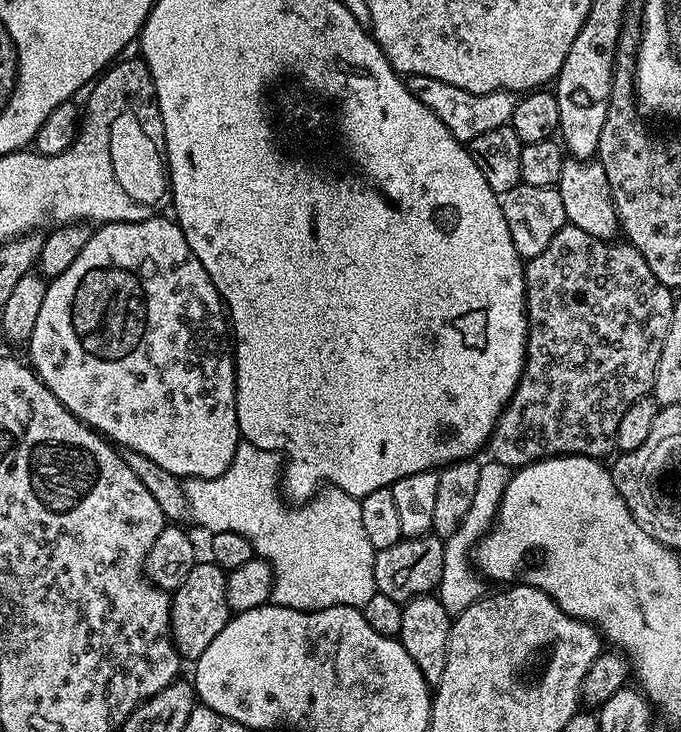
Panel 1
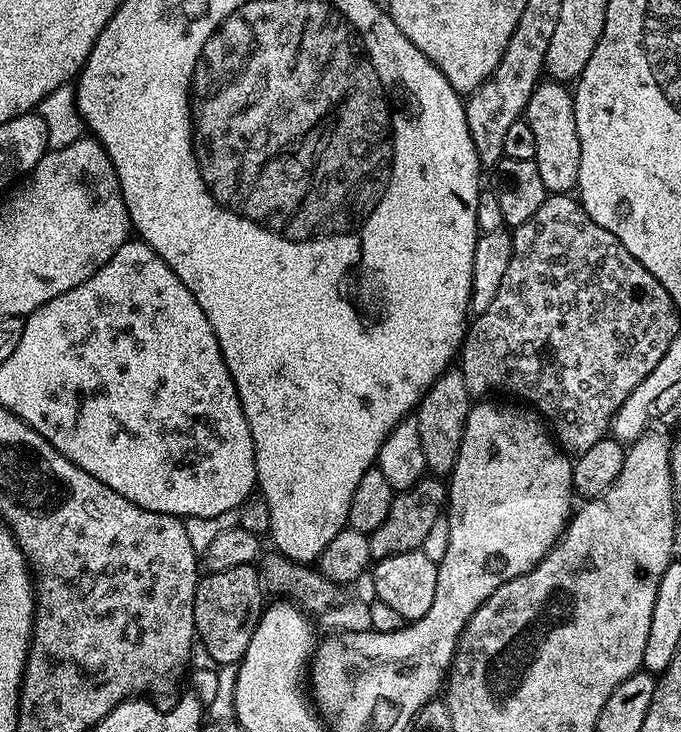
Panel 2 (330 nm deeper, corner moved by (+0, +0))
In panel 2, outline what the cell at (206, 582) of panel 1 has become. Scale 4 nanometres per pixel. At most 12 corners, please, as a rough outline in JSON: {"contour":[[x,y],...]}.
{"contour":[[251,564],[201,575],[199,647],[239,664],[266,604]]}

